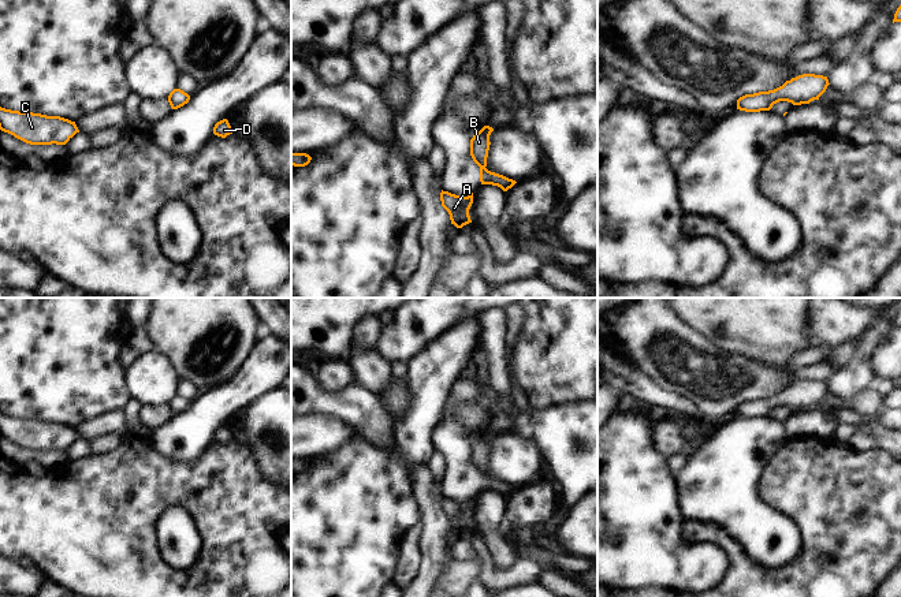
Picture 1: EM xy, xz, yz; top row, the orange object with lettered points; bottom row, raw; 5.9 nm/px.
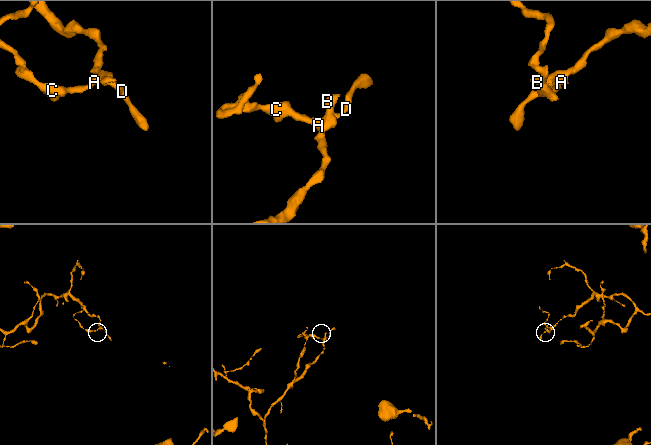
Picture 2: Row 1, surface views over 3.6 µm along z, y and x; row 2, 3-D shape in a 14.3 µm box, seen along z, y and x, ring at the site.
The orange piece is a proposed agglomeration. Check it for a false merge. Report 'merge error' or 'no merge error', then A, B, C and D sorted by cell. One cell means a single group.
merge error | A B C / D

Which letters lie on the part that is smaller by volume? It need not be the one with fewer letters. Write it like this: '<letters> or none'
D

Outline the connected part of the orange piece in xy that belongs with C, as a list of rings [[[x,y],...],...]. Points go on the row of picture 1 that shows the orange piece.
[[[1,107],[0,130],[30,145],[66,145],[79,133],[75,122],[68,119]]]

